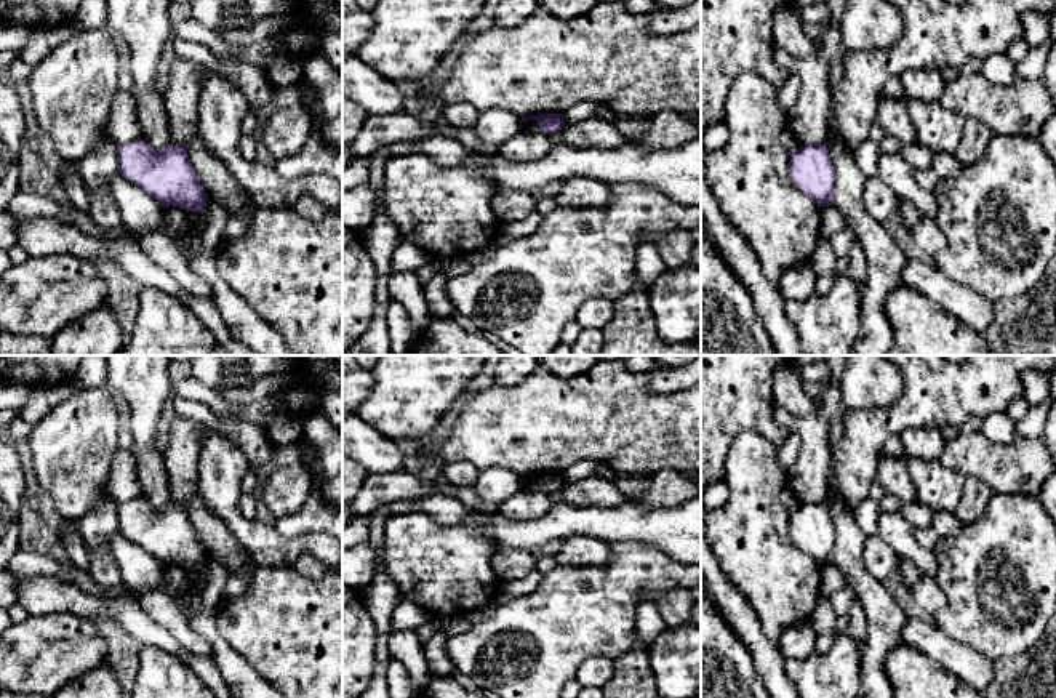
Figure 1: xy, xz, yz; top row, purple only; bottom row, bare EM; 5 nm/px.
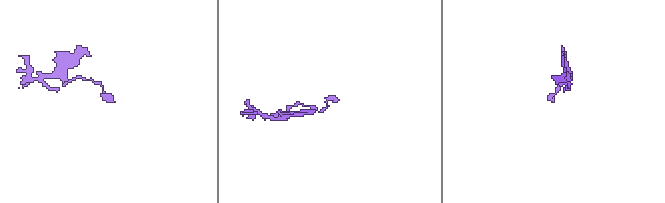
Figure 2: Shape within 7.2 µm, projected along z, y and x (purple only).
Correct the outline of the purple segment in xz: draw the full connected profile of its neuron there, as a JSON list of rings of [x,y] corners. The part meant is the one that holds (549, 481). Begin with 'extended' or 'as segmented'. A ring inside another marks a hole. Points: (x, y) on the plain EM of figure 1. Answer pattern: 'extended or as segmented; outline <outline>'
as segmented; outline [[[539,472],[522,475],[523,480],[530,477],[534,477],[546,493],[560,490],[565,485],[563,472]]]

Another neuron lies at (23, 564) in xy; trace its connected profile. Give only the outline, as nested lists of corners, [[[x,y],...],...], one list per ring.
[[[19,549],[10,560],[6,568],[13,576],[30,578],[38,575],[56,576],[61,581],[75,584],[80,591],[91,597],[110,599],[123,596],[128,599],[139,599],[144,592],[130,589],[125,583],[115,588],[104,588],[82,568],[67,570],[56,559],[56,554],[40,556]]]

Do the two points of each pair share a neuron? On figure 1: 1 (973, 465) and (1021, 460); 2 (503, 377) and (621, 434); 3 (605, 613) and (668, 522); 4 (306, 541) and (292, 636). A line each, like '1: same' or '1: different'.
1: same
2: different
3: different
4: different

